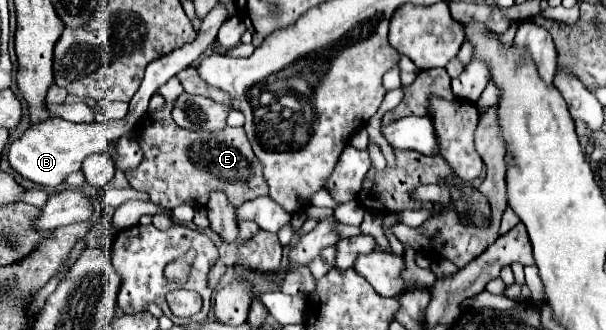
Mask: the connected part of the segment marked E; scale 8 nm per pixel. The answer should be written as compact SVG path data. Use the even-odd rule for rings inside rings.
M176 77L160 87L164 97L164 107L152 111L142 121L142 129L136 129L136 141L142 147L142 161L136 169L124 171L128 183L150 195L152 203L166 209L174 209L182 203L194 209L206 207L212 191L226 193L232 205L242 205L260 195L268 195L268 185L262 175L262 163L252 151L252 145L242 127L226 127L226 131L186 131L178 127L172 119L172 107L182 87Z

